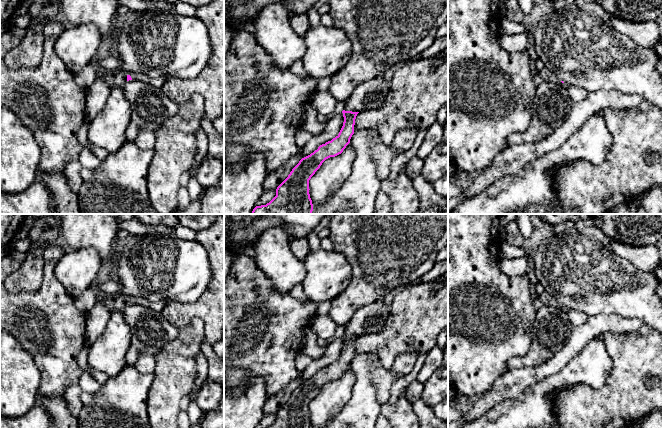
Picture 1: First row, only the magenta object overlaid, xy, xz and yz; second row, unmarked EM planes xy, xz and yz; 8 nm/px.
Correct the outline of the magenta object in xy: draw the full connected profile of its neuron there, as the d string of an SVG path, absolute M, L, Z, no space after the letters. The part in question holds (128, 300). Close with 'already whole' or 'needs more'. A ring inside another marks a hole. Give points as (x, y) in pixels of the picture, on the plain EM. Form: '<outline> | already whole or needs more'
M129 296L127 299L127 305L129 304L137 304L140 306L144 306L147 308L150 308L156 312L161 312L163 308L166 305L166 301L159 300L159 301L150 301L144 297L138 297L138 296Z | needs more

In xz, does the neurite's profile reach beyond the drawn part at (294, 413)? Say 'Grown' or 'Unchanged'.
Unchanged

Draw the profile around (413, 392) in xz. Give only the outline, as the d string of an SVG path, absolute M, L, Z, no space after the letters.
M417 379L413 380L405 390L405 397L411 403L421 399L421 394L424 389L424 384L420 383Z

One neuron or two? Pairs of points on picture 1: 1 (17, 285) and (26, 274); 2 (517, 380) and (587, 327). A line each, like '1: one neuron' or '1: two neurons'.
1: one neuron
2: one neuron

